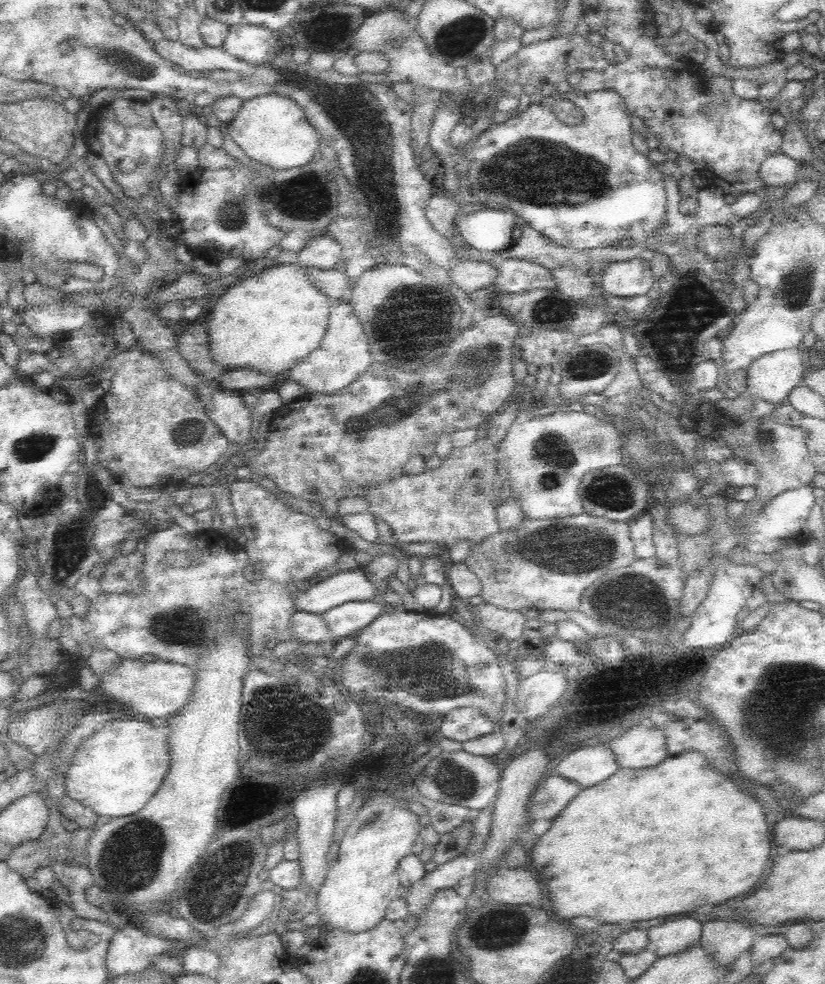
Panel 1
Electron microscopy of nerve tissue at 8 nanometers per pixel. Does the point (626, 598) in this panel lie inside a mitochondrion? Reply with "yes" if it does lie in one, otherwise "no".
yes

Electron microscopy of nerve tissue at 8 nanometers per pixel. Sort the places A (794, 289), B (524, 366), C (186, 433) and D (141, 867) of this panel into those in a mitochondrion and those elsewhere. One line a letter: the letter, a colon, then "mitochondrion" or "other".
A: mitochondrion
B: other
C: mitochondrion
D: mitochondrion

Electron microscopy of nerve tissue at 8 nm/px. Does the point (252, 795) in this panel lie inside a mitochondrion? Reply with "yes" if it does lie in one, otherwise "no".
no

